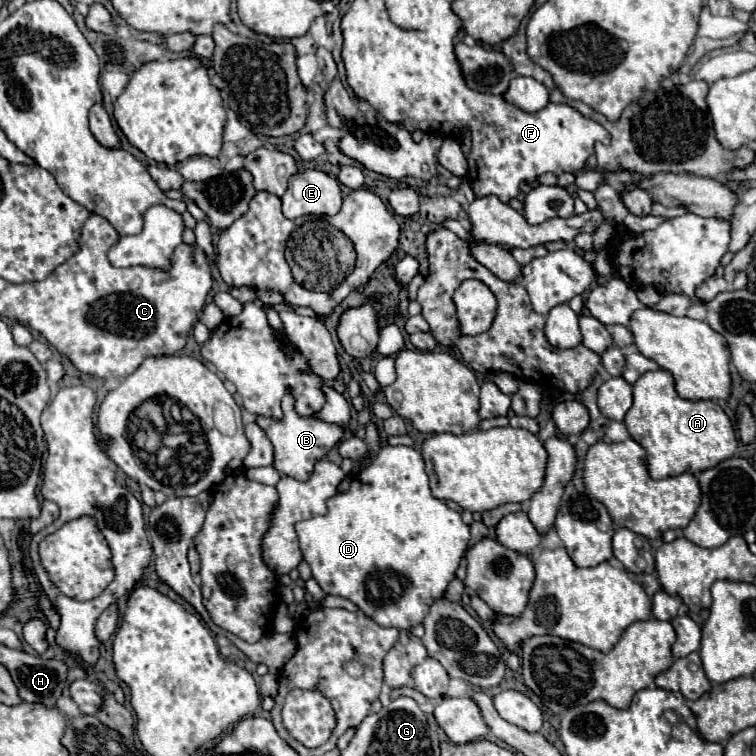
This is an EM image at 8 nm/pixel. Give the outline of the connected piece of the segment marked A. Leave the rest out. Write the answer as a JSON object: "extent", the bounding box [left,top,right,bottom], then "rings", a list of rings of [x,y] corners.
{"extent":[623,368,737,478],"rings":[[[661,368],[645,372],[633,384],[633,406],[623,422],[631,438],[645,448],[651,478],[667,478],[683,472],[699,474],[731,458],[737,450],[733,424],[721,406],[711,400],[683,400],[675,392],[673,376]]]}

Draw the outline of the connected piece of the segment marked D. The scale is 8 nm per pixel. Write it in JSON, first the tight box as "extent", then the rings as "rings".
{"extent":[295,446,471,630],"rings":[[[409,446],[381,448],[377,458],[353,478],[347,492],[329,498],[329,512],[325,516],[301,520],[295,524],[295,530],[303,558],[325,594],[343,596],[377,624],[397,630],[419,626],[427,608],[443,598],[471,538],[469,526],[461,520],[461,514],[447,508],[445,502],[431,494],[425,460],[419,450]]]}

